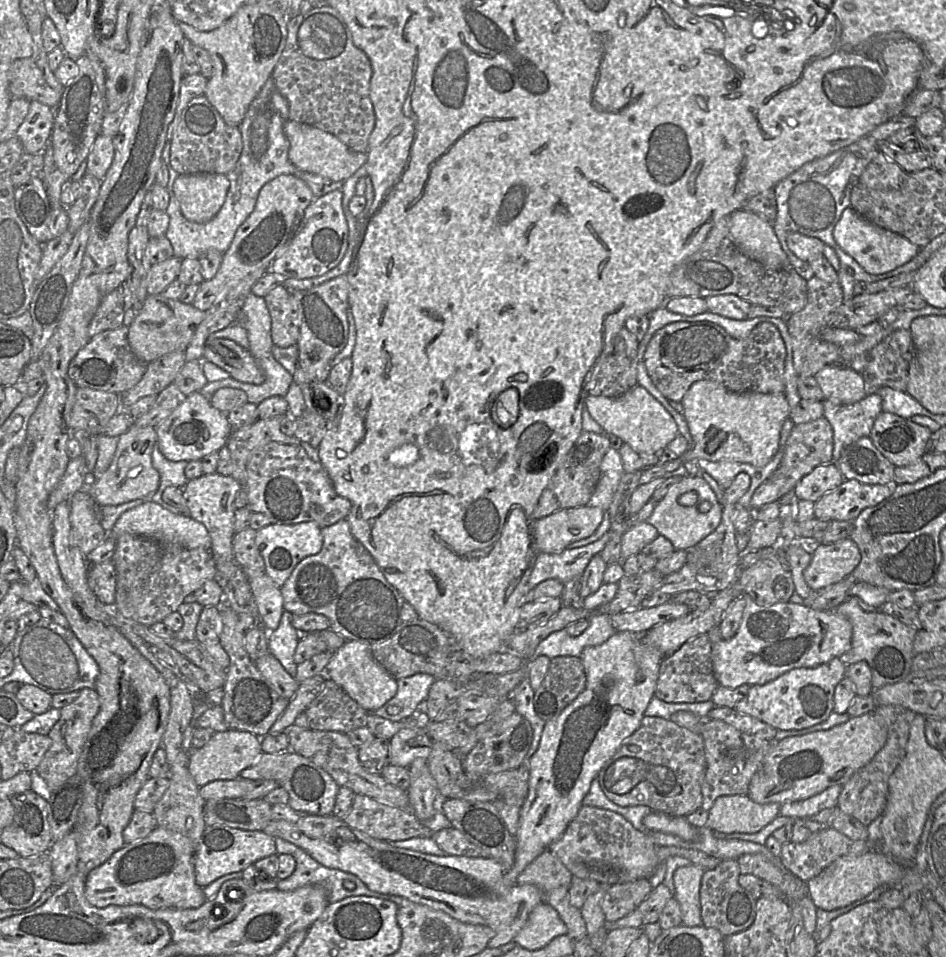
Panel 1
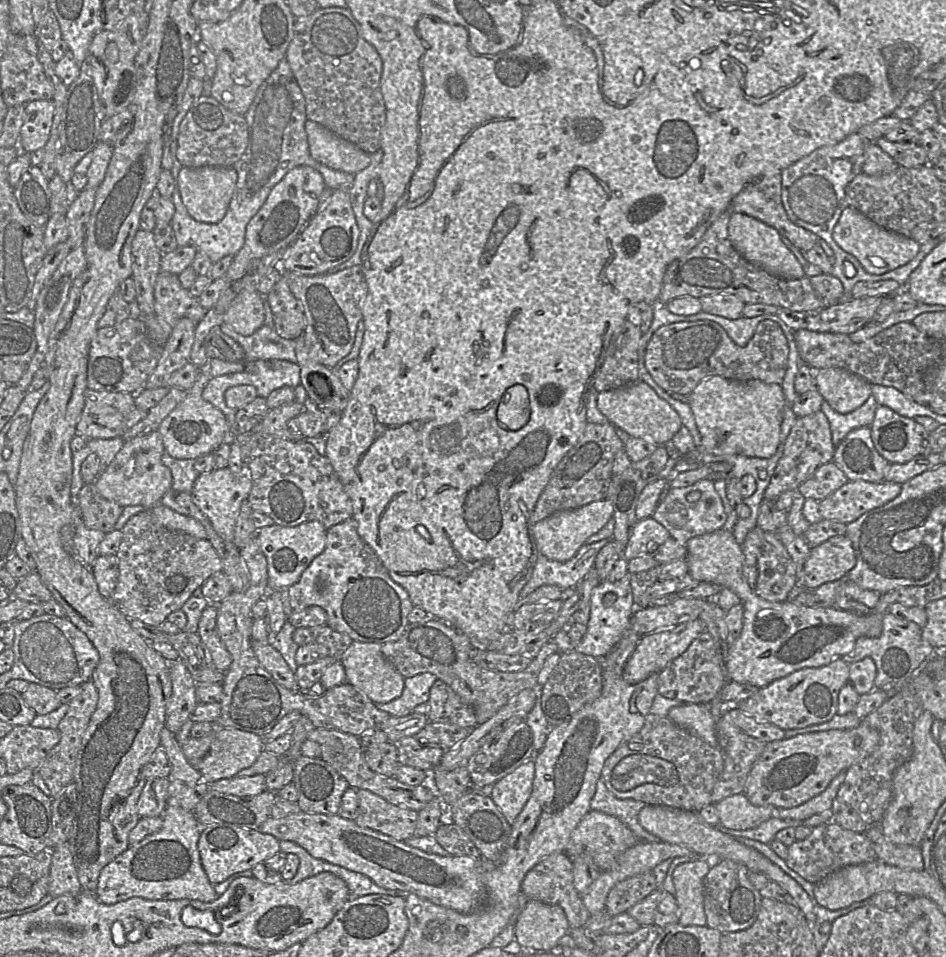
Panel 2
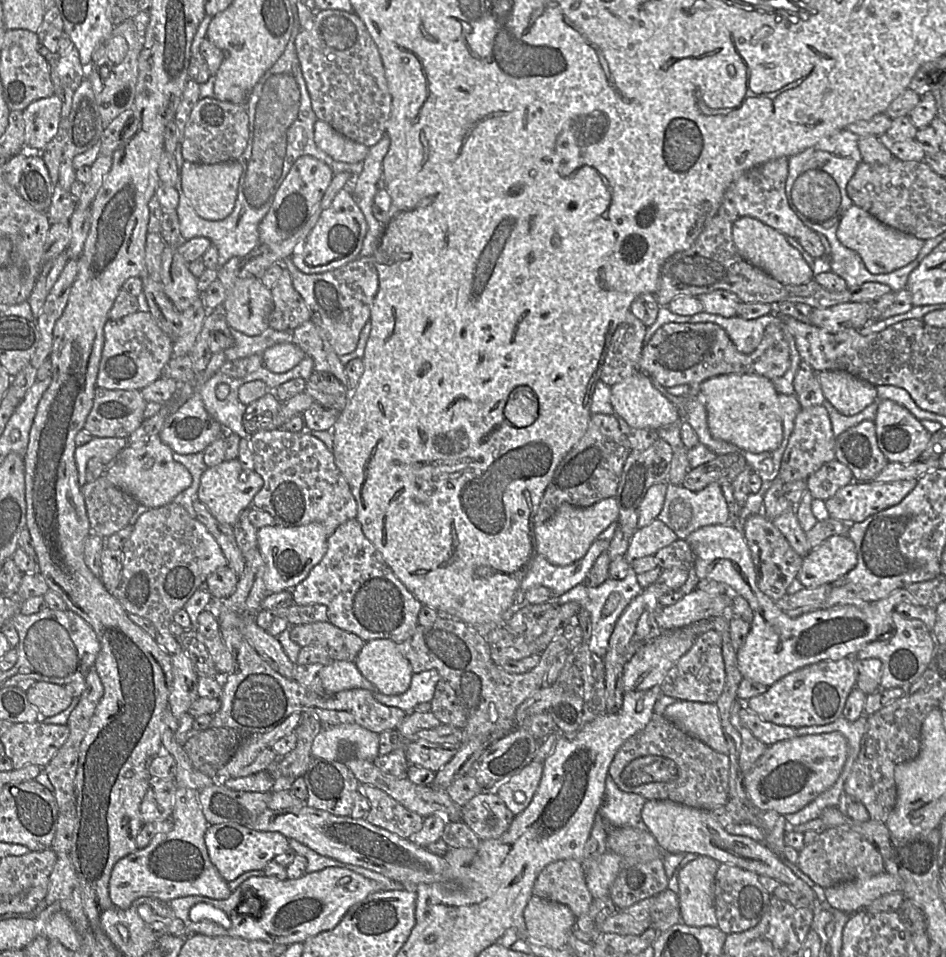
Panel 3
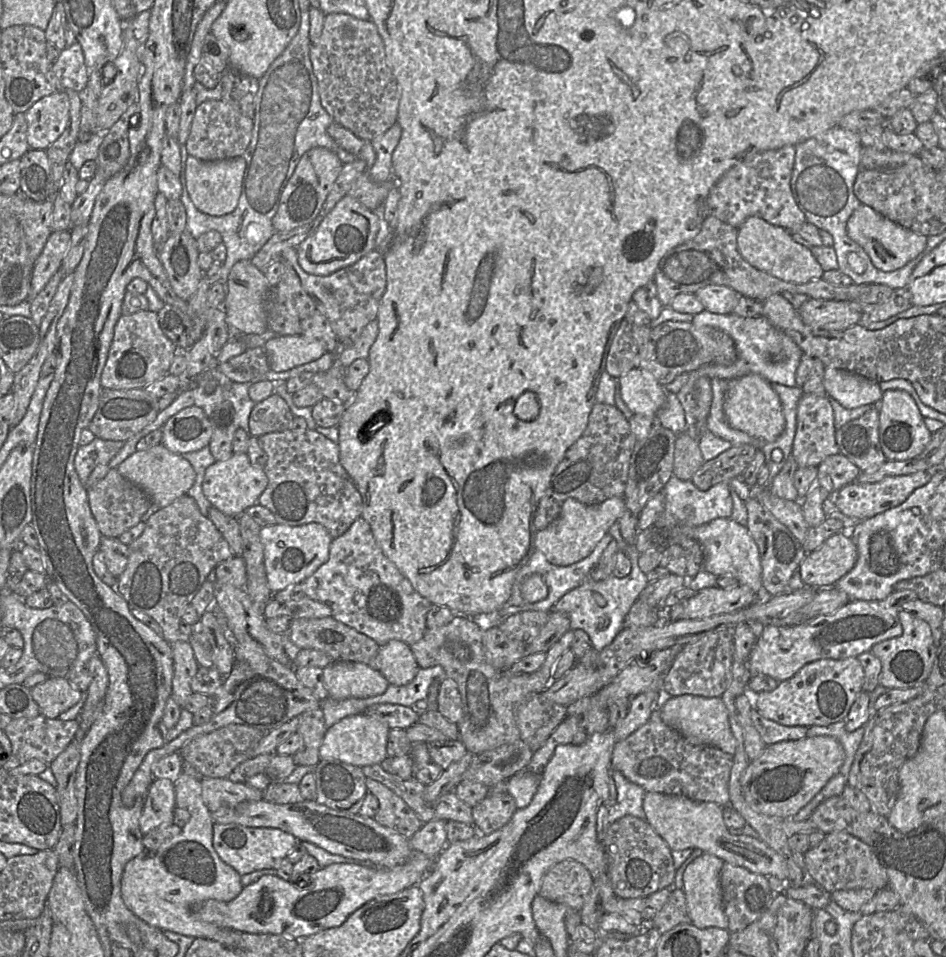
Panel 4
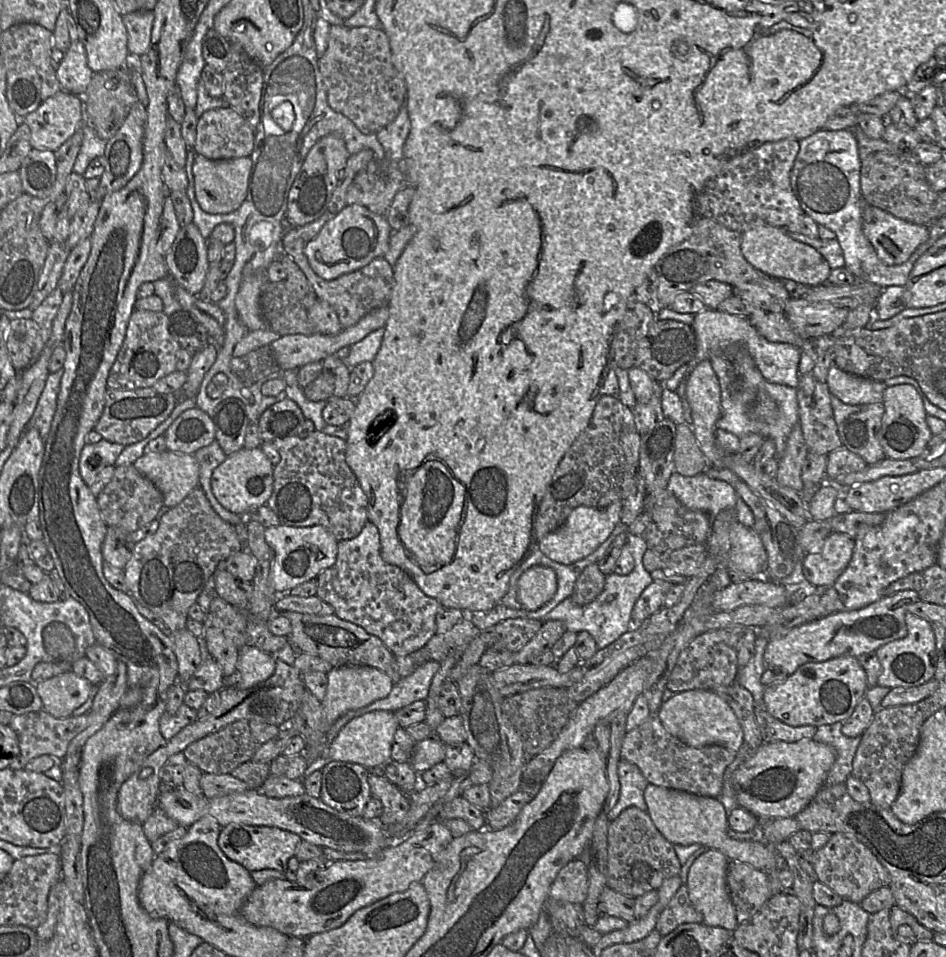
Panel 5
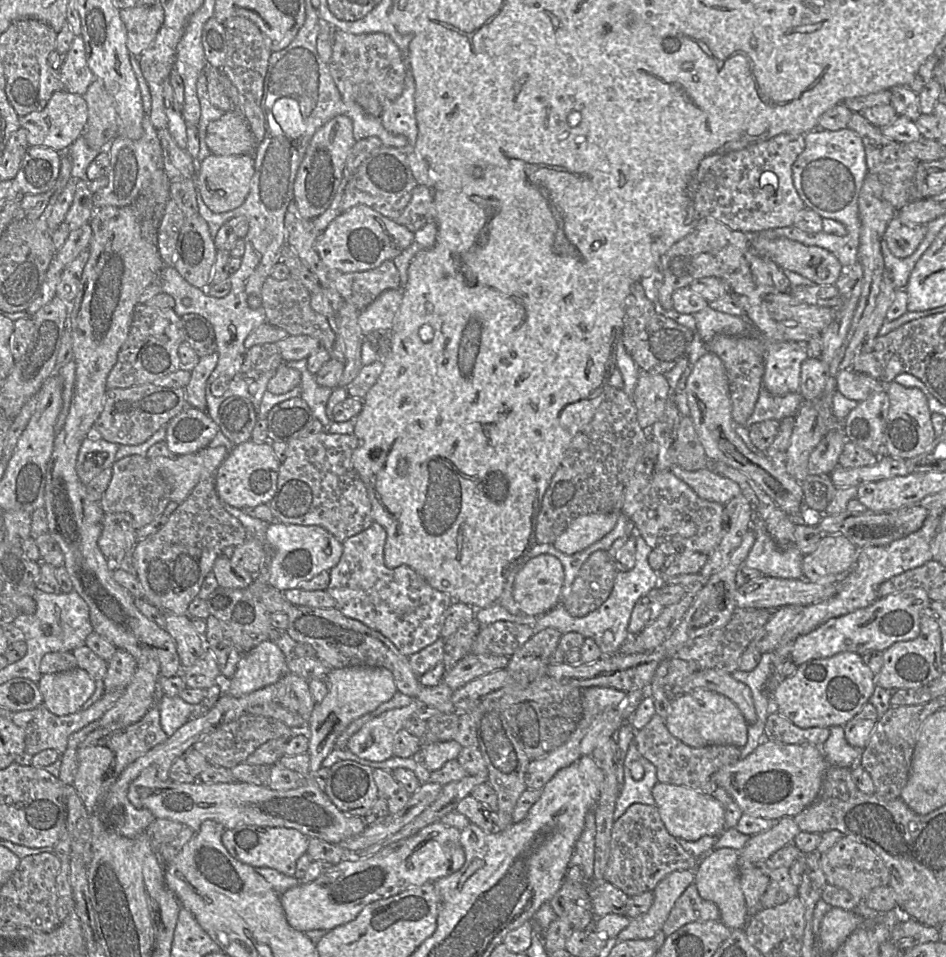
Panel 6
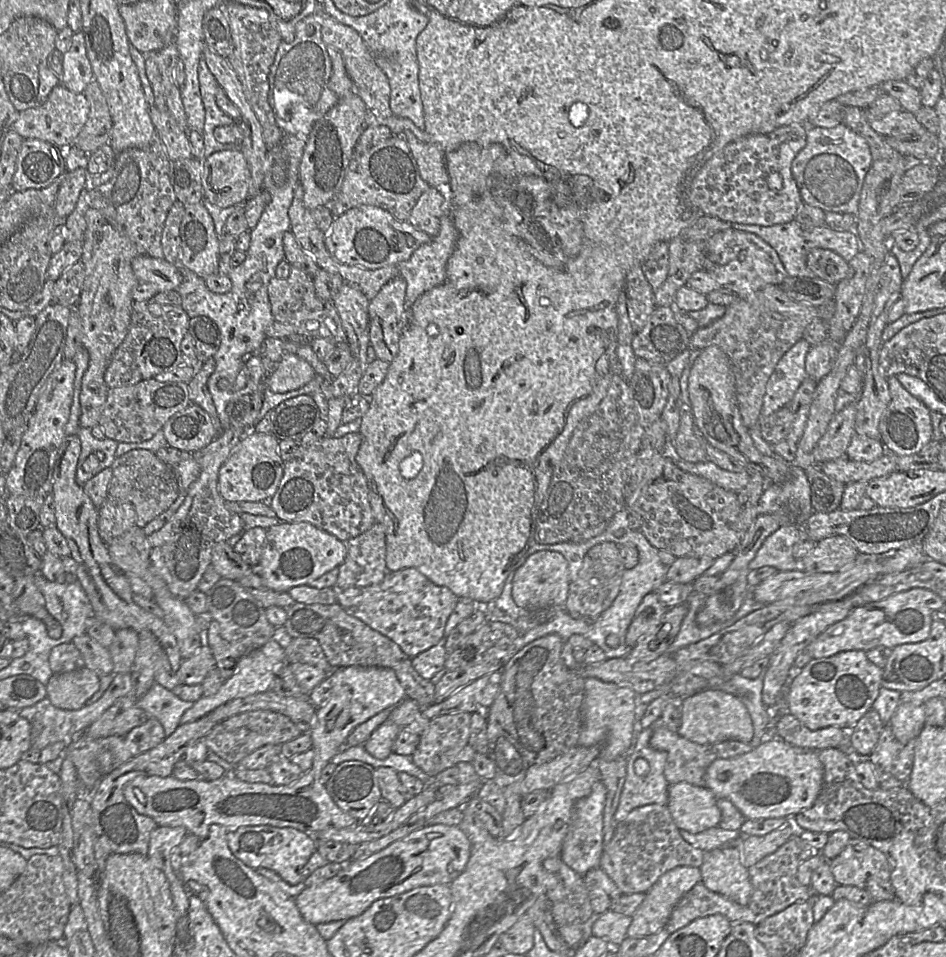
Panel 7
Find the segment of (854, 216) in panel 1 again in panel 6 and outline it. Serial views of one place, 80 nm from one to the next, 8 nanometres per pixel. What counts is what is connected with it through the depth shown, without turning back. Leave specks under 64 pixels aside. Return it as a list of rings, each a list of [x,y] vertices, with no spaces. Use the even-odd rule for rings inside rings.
[[[895,216],[888,224],[883,236],[890,252],[897,258],[913,254],[926,234],[926,225],[907,226]]]

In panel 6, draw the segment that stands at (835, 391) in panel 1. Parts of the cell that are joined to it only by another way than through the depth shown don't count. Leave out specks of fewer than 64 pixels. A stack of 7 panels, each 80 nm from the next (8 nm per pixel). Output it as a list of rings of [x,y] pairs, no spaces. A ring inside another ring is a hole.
[[[851,368],[841,371],[836,380],[836,391],[857,402],[866,400],[871,394],[885,390],[886,387],[880,381]]]

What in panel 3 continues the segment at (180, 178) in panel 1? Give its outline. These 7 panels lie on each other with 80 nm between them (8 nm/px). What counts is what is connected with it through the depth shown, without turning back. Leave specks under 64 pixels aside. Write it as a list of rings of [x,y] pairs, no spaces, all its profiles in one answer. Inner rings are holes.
[[[238,160],[217,164],[196,164],[184,161],[180,173],[182,190],[201,218],[211,221],[223,220],[234,208],[241,173],[242,166]]]

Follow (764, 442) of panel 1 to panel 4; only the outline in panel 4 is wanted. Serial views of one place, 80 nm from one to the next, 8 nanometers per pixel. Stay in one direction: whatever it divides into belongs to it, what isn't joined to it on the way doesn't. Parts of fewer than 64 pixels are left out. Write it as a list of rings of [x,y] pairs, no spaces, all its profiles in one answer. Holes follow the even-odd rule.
[[[754,373],[729,381],[723,406],[729,425],[750,437],[763,439],[766,442],[775,441],[785,429],[785,418],[779,395],[771,383]]]

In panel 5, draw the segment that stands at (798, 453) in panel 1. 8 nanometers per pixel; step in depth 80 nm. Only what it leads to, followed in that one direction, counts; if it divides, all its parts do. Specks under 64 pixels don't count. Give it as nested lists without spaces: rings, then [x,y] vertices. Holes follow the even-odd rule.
[[[812,372],[800,375],[797,387],[799,424],[801,425],[809,453],[828,455],[842,446],[830,396],[831,393],[827,382],[818,381]]]

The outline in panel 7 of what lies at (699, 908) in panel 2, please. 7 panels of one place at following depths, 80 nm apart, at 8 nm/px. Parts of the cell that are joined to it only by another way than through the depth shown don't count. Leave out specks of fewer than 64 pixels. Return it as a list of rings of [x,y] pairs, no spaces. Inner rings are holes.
[[[721,846],[706,852],[699,869],[701,882],[709,890],[740,905],[749,903],[752,884],[739,848]]]

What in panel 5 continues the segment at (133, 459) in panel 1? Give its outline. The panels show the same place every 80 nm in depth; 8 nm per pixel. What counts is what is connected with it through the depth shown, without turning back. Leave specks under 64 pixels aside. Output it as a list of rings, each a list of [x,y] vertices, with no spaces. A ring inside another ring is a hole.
[[[183,452],[144,453],[134,467],[163,494],[164,506],[178,505],[199,485],[199,463],[193,454]]]

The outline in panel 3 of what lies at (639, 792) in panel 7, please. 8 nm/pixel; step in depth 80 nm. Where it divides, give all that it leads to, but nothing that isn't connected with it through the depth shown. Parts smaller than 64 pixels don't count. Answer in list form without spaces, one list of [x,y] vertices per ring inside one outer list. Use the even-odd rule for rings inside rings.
[[[610,775],[605,780],[605,793],[599,813],[607,821],[608,827],[629,826],[640,831],[649,831],[641,817],[642,808],[647,800],[639,794],[628,793],[620,790]]]

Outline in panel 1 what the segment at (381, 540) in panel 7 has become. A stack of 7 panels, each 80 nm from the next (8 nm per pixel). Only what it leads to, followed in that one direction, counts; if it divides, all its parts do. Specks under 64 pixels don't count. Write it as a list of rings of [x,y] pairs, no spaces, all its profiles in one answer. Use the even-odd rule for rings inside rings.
[[[347,519],[321,529],[323,546],[319,553],[300,561],[280,588],[284,609],[294,616],[317,613],[330,620],[330,629],[346,641],[374,643],[391,637],[403,623],[400,611],[405,599],[385,578],[368,550],[354,538]]]

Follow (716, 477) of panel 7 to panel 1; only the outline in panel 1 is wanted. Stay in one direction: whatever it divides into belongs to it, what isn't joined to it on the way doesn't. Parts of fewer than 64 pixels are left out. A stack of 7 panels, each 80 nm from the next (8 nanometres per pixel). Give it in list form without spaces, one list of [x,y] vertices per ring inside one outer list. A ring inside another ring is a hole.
[[[701,476],[683,477],[681,481],[670,487],[646,521],[653,525],[661,536],[667,538],[676,550],[688,551],[718,527],[722,513],[723,506],[719,503],[710,485]],[[691,491],[698,494],[699,503],[704,501],[710,503],[710,509],[707,512],[699,511],[697,505],[682,506],[679,504],[679,497]]]

